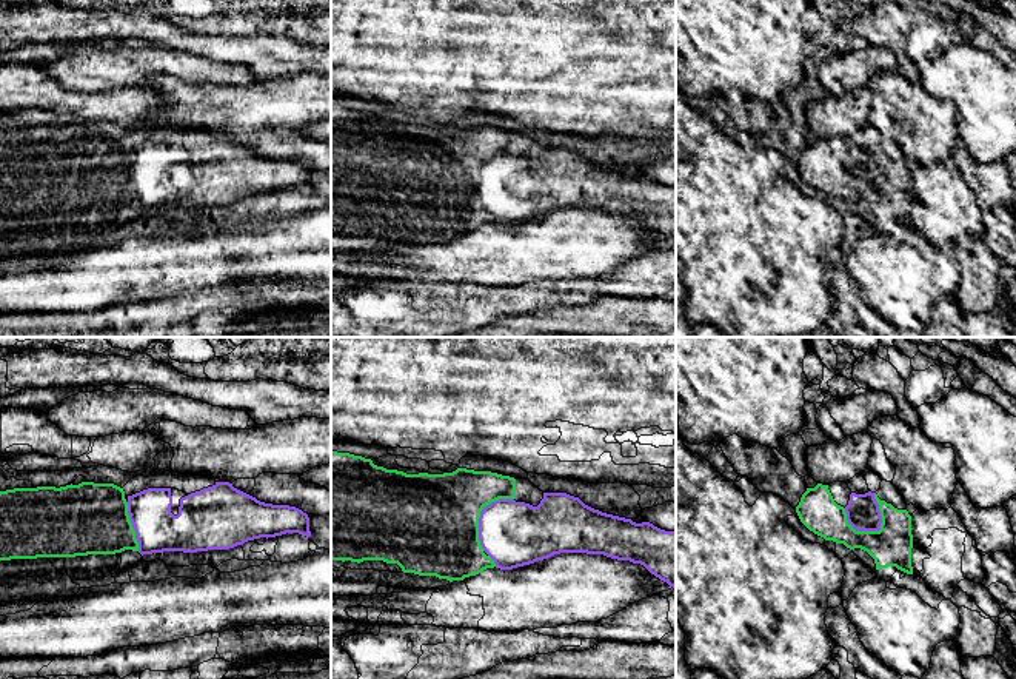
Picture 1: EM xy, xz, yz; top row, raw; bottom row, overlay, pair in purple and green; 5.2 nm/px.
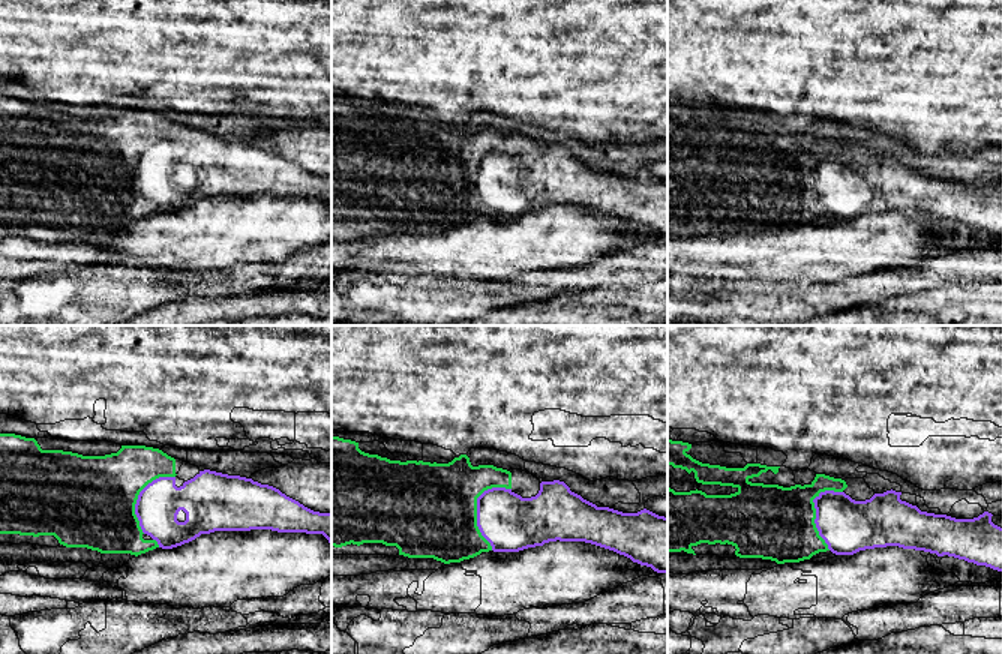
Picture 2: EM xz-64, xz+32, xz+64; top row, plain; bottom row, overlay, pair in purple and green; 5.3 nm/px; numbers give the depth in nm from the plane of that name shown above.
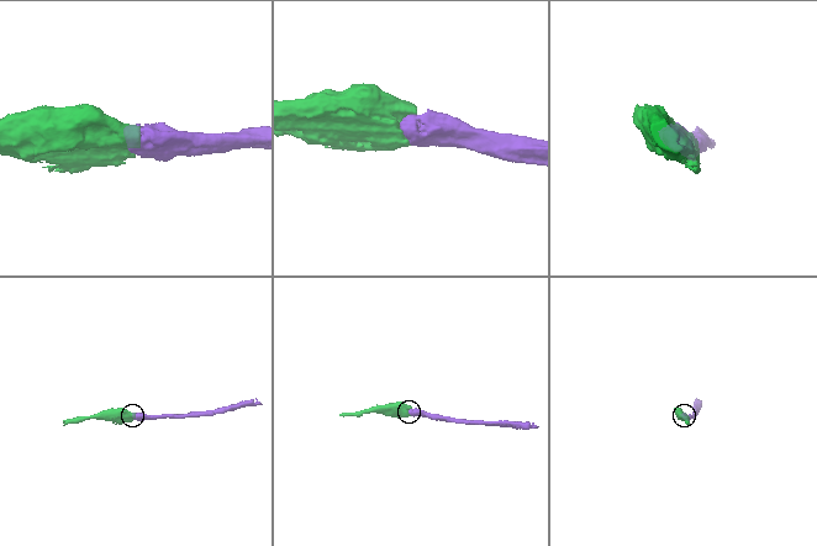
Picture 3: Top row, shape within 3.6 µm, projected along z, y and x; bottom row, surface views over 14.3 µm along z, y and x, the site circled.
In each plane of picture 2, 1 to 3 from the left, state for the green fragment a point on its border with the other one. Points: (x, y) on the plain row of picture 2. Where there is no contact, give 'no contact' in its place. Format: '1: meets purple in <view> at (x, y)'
1: meets purple in xz-64 at (138, 159)
2: meets purple in xz+32 at (477, 174)
3: meets purple in xz+64 at (815, 183)

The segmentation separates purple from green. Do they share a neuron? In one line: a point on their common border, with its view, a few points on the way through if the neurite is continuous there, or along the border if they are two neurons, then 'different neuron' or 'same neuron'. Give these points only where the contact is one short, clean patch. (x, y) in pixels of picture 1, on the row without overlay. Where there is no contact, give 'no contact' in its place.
contact yz (881, 177); way yz (862, 167), (873, 177), (881, 177), (892, 200); same neuron

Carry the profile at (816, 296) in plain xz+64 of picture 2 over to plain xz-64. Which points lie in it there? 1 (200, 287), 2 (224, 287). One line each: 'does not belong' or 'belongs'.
1: belongs
2: belongs

